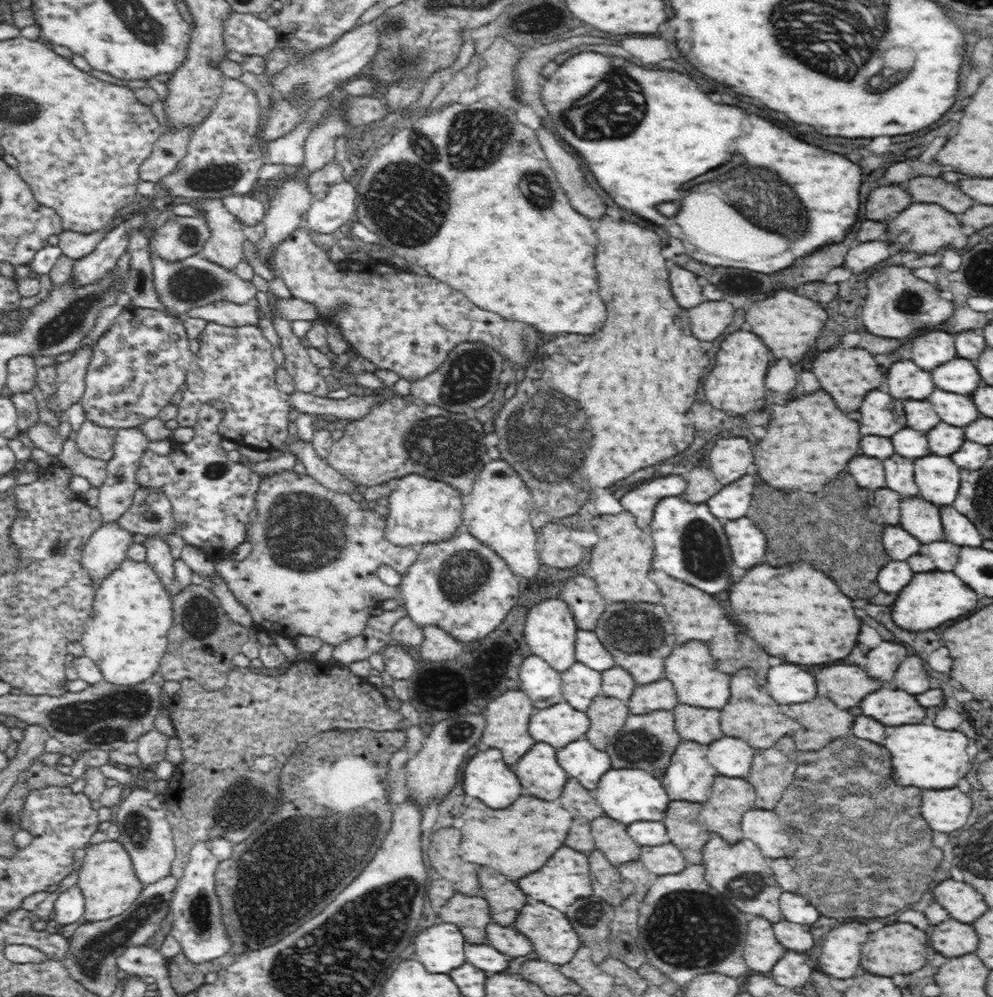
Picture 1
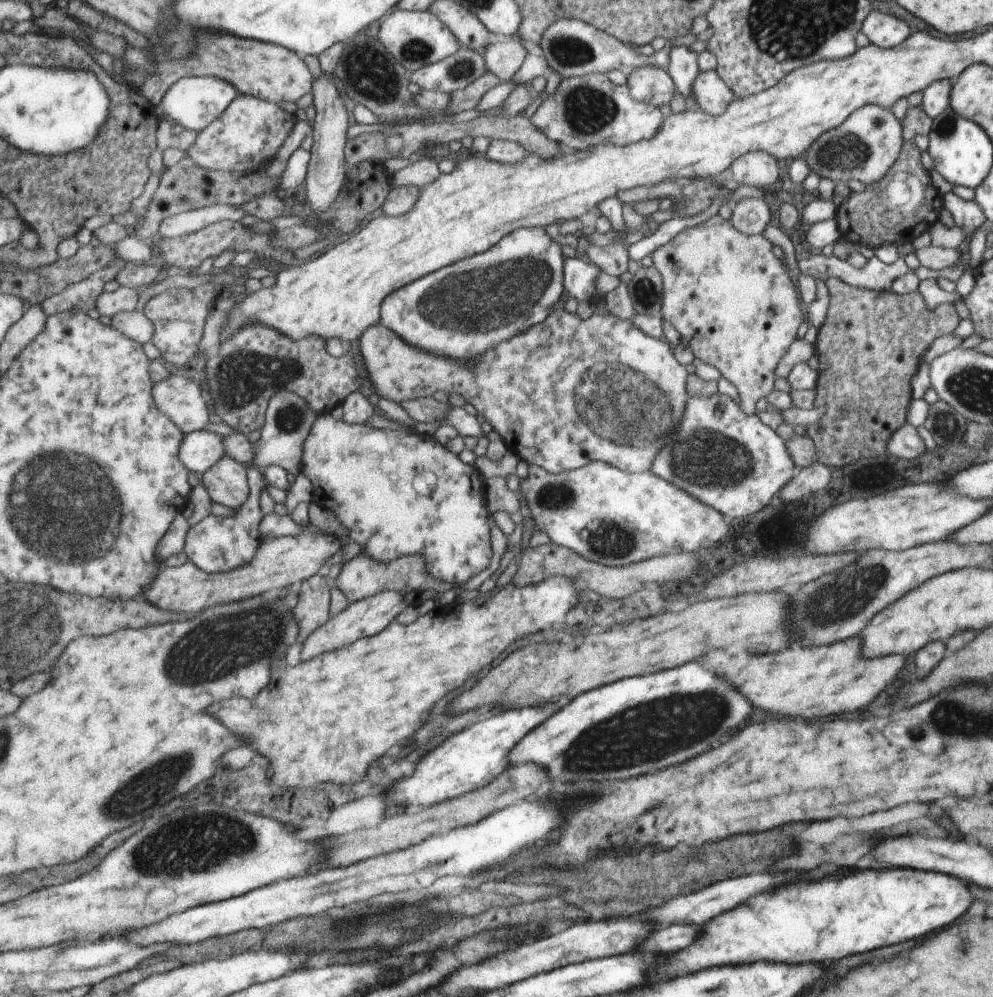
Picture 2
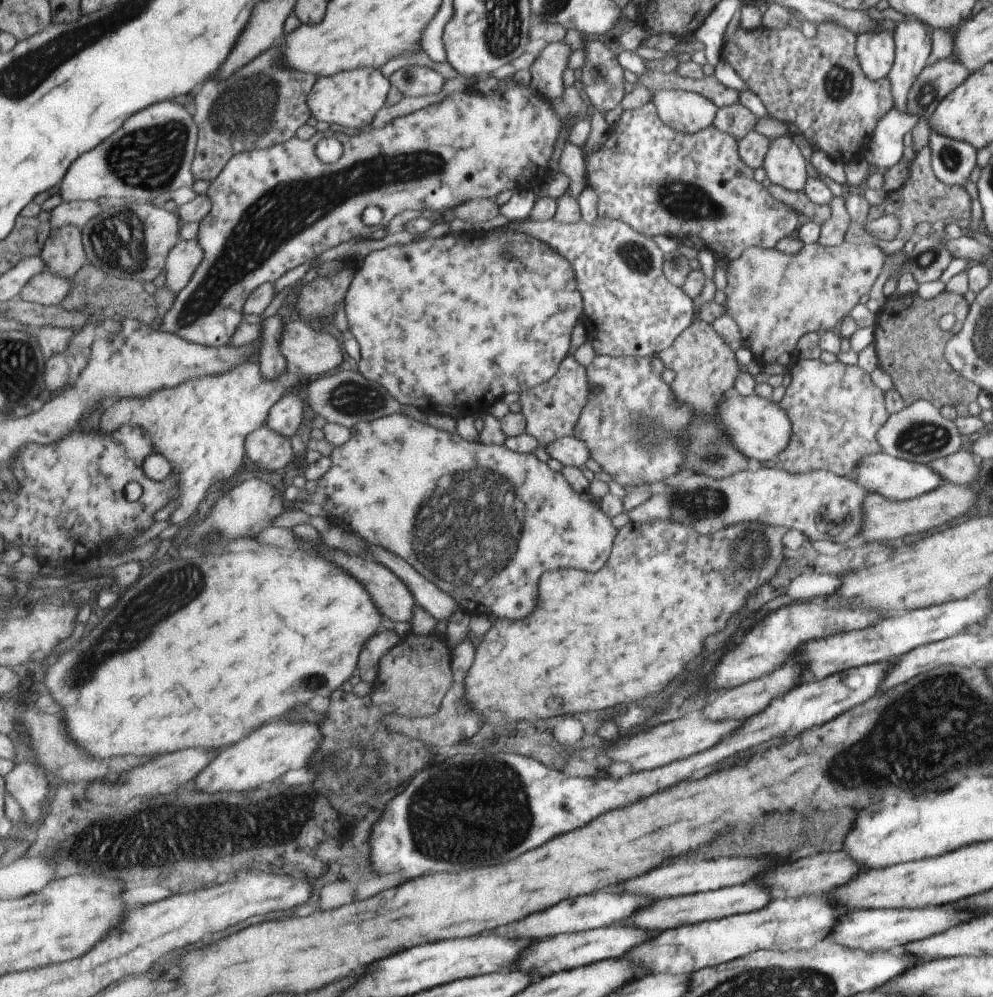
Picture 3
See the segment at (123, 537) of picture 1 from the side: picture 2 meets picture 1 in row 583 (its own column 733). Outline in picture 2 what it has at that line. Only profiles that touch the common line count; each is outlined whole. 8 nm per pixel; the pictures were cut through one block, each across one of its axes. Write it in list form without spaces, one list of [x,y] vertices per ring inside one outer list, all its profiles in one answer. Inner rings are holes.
[[[715,71],[698,72],[691,84],[695,105],[704,113],[717,116],[735,98],[732,90],[717,76]]]

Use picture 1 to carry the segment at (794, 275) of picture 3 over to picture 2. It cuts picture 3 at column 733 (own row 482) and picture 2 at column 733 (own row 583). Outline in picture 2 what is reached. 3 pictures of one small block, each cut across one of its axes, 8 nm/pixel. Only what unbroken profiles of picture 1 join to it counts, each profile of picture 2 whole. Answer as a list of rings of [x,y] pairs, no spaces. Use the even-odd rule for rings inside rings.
[[[713,215],[711,218],[707,218],[705,222],[697,224],[697,226],[691,226],[687,230],[680,231],[667,244],[655,248],[650,254],[652,267],[657,269],[661,277],[660,316],[662,320],[669,322],[677,330],[680,343],[684,347],[689,347],[695,359],[699,359],[701,362],[716,368],[721,375],[728,380],[731,379],[731,384],[737,388],[737,404],[749,415],[753,415],[755,412],[755,402],[759,398],[766,397],[775,388],[775,367],[781,356],[789,348],[789,344],[795,340],[795,332],[797,332],[799,324],[803,322],[803,312],[799,308],[797,290],[795,290],[795,286],[793,286],[793,282],[789,278],[785,263],[783,260],[773,256],[771,248],[773,248],[771,242],[762,235],[746,235],[745,233],[737,232],[737,229],[734,229],[728,220],[723,220],[719,215]]]

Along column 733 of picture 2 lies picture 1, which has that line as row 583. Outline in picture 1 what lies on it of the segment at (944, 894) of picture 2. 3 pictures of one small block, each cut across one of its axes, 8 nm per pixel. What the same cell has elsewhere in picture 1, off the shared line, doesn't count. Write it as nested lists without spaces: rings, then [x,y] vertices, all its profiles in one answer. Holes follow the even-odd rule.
[[[940,570],[914,574],[910,584],[905,584],[902,590],[894,596],[895,602],[890,605],[891,621],[898,630],[903,628],[908,632],[934,630],[940,624],[944,624],[948,620],[956,620],[958,616],[976,608],[976,594],[972,592],[972,588],[968,588],[952,572],[940,572]]]

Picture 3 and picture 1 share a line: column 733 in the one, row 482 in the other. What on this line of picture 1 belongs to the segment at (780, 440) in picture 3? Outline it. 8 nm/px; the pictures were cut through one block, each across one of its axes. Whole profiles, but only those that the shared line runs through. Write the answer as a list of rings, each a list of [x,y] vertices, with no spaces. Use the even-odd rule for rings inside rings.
[[[408,474],[404,476],[404,478],[400,478],[400,480],[392,480],[391,489],[392,492],[390,492],[388,496],[390,505],[386,508],[387,524],[385,526],[385,539],[388,540],[388,542],[394,543],[396,546],[400,547],[412,546],[412,544],[418,544],[418,542],[422,542],[422,544],[424,544],[424,542],[442,542],[442,538],[448,538],[454,530],[458,532],[458,529],[456,529],[458,524],[463,525],[461,515],[463,511],[463,495],[458,491],[458,488],[453,488],[450,484],[446,484],[442,480],[430,480],[426,476],[421,476],[420,474]]]

